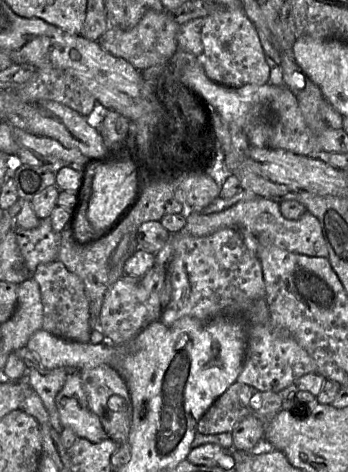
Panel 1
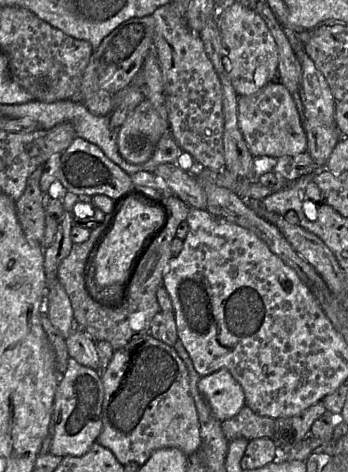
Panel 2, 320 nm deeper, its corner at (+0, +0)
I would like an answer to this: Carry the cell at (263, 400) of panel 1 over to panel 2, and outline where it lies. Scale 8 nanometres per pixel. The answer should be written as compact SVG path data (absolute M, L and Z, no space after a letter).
M244 406L234 417L222 422L222 430L229 442L245 438L249 441L274 436L276 419L260 416Z

